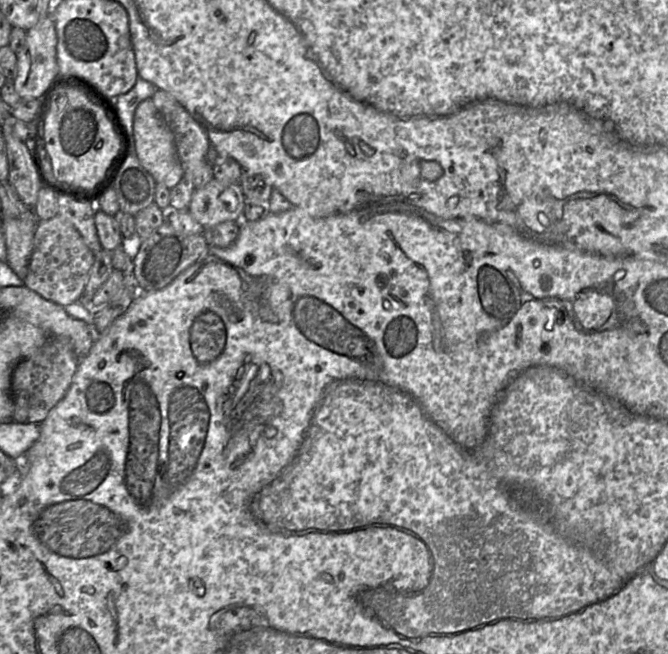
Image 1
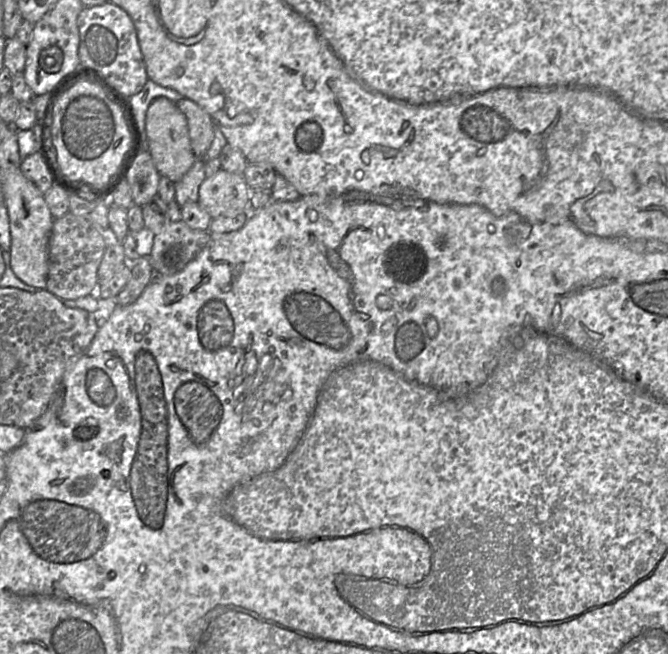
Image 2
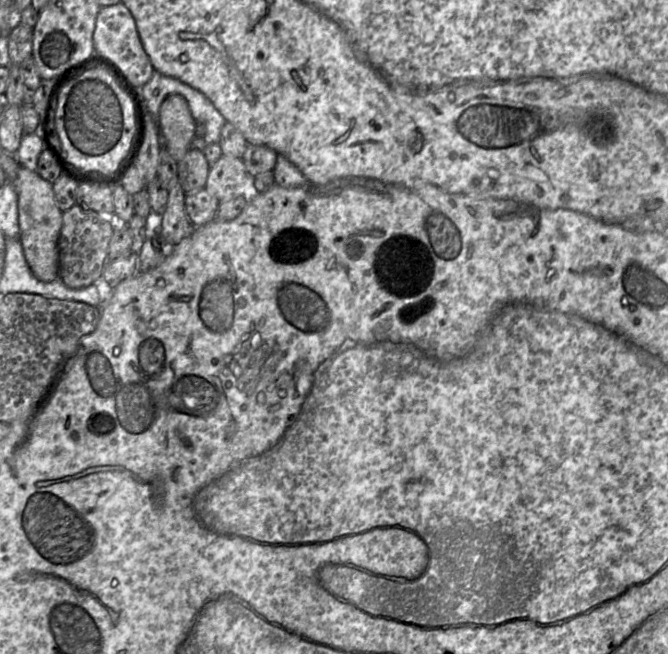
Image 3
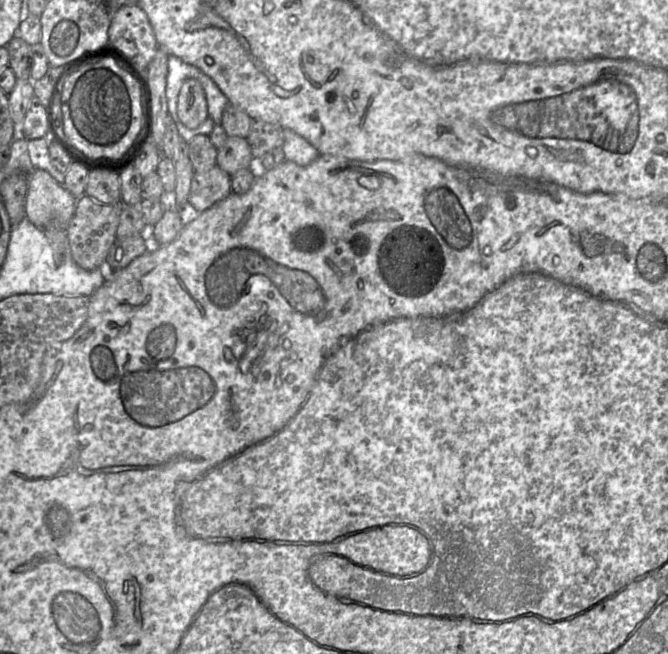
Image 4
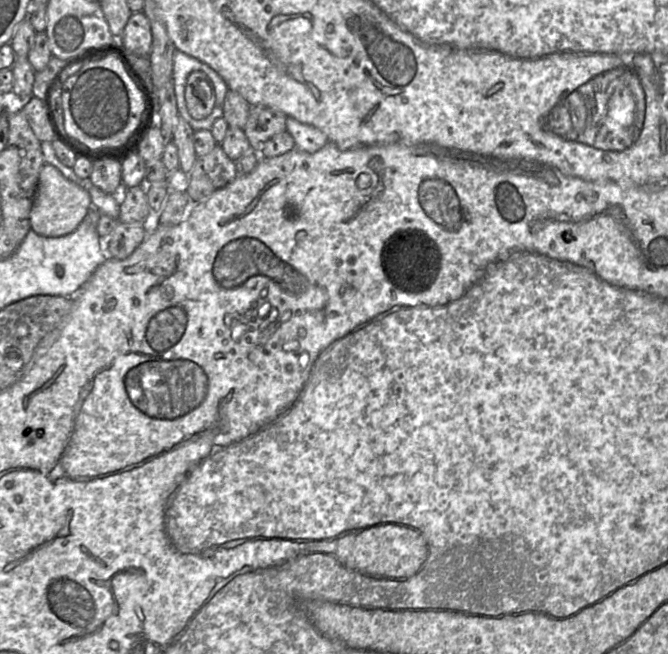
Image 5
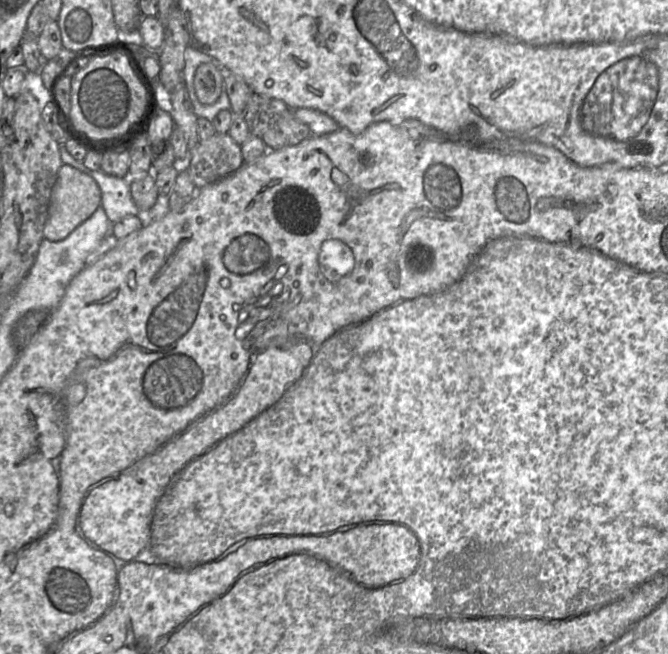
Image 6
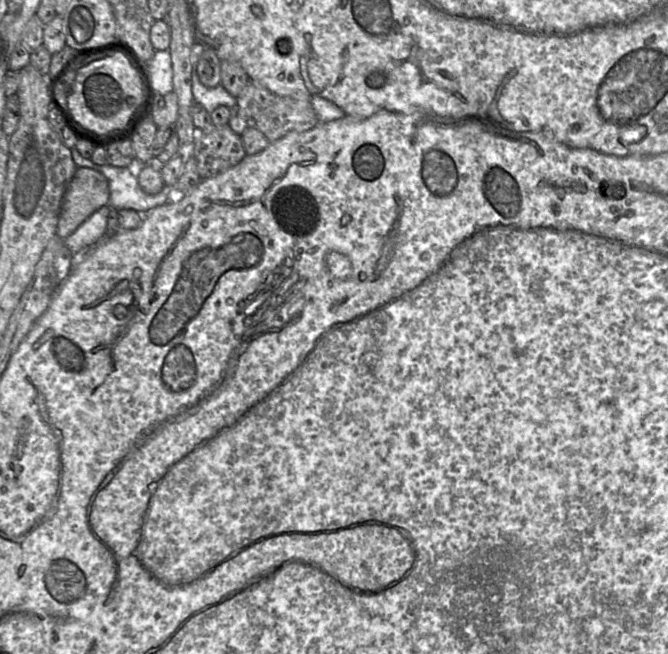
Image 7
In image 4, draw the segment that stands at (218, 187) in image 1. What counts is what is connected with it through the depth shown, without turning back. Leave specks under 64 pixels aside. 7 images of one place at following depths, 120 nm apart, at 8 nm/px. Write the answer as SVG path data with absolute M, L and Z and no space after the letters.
M228 136L224 145L218 148L216 165L231 176L238 170L252 168L254 162L246 138Z

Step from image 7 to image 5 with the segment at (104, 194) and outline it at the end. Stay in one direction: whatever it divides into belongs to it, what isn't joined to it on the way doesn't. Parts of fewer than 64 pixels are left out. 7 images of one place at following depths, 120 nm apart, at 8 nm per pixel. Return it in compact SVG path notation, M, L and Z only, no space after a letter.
M45 163L41 168L30 212L31 229L44 237L60 237L74 231L92 207L90 194L67 179L56 167Z

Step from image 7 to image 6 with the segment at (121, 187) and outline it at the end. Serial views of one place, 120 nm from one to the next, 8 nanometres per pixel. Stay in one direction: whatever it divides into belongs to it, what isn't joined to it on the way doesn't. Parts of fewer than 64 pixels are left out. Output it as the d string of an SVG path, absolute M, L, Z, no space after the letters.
M87 170L87 174L97 182L101 190L100 206L111 223L138 215L140 210L131 197L129 178L107 175L101 170Z

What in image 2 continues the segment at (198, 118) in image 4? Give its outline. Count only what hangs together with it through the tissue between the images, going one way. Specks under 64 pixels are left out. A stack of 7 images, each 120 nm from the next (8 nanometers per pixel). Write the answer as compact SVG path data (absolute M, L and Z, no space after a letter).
M165 97L154 99L149 105L145 116L147 148L160 176L172 182L179 181L192 167L196 157L192 151L186 116L179 110L176 103Z

